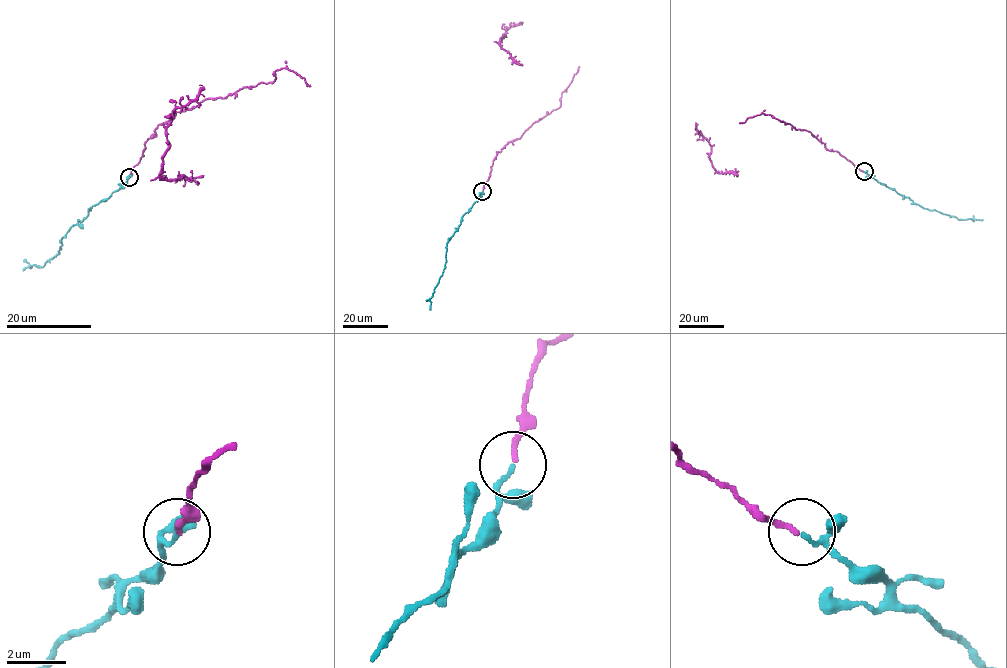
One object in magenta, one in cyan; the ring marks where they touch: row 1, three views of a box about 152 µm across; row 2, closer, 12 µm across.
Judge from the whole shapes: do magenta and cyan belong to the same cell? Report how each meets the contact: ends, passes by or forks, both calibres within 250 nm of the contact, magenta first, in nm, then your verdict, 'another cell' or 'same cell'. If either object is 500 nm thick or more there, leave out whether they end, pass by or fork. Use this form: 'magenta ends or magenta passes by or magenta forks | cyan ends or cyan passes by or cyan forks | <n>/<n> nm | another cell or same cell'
magenta ends | cyan passes by | 170/100 nm | same cell

